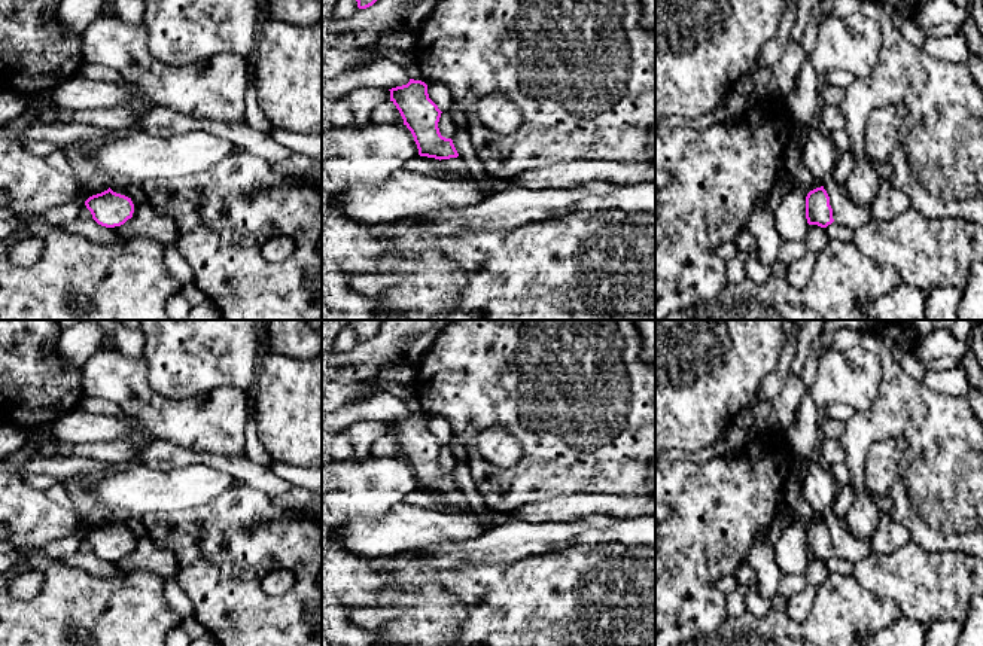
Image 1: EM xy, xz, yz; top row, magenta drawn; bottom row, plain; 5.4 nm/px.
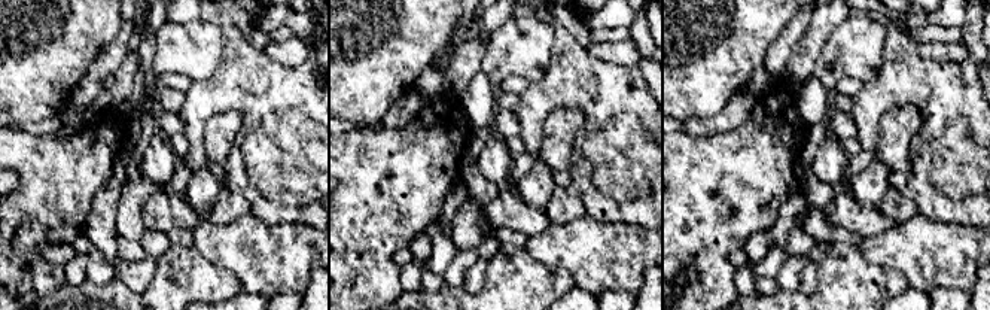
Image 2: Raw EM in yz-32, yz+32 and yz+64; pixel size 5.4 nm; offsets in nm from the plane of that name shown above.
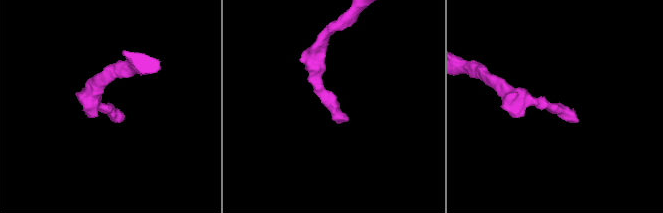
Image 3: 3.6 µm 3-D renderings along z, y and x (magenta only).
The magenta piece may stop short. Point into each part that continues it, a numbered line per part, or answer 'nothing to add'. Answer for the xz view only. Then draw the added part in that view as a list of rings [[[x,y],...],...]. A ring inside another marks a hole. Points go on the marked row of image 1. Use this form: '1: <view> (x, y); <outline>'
1: xz (457, 167); [[[457,156],[450,159],[441,159],[439,168],[444,176],[454,177],[454,179],[466,179],[469,177],[469,167],[468,161]]]

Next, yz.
1: yz (845, 212); [[[833,179],[822,183],[830,196],[833,219],[842,226],[856,229],[873,220],[871,210],[855,204],[846,194],[843,186],[839,186]]]

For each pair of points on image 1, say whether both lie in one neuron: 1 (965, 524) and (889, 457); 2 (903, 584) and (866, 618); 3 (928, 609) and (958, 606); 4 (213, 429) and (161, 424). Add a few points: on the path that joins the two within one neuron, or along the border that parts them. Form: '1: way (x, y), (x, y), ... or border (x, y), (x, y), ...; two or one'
1: border (901, 436), (906, 442), (906, 453), (888, 496); two
2: border (857, 581), (875, 594), (889, 597), (901, 615); two
3: way (936, 606), (950, 606); one
4: way (200, 424), (175, 424); one

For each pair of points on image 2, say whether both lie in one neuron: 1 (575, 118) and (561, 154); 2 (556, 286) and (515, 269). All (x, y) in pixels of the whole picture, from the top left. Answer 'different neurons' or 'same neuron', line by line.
1: same neuron
2: same neuron

